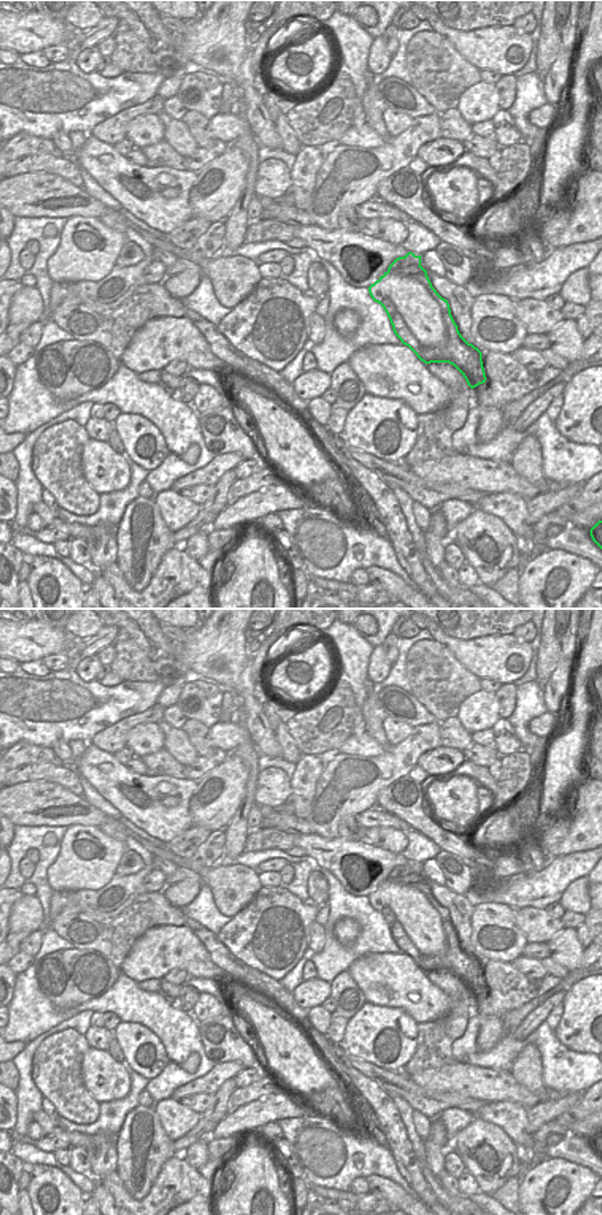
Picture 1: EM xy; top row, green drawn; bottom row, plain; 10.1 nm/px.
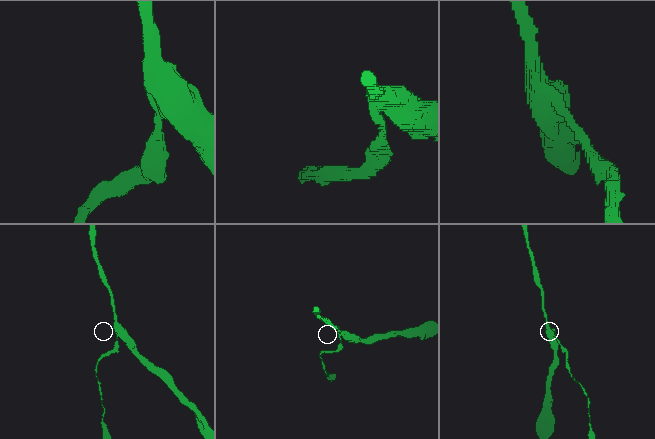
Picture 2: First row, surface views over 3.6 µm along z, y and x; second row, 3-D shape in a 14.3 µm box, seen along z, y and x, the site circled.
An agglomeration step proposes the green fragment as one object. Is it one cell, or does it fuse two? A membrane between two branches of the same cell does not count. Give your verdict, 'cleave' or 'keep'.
keep

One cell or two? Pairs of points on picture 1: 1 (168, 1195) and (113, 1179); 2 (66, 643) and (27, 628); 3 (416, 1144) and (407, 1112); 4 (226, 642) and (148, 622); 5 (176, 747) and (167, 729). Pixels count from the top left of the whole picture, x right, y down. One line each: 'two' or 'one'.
1: one
2: one
3: one
4: two
5: one

